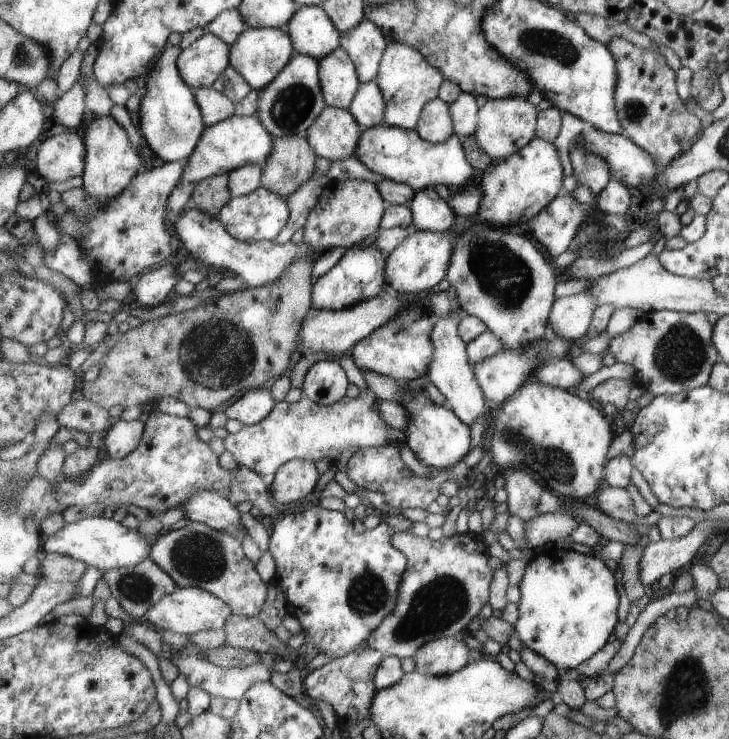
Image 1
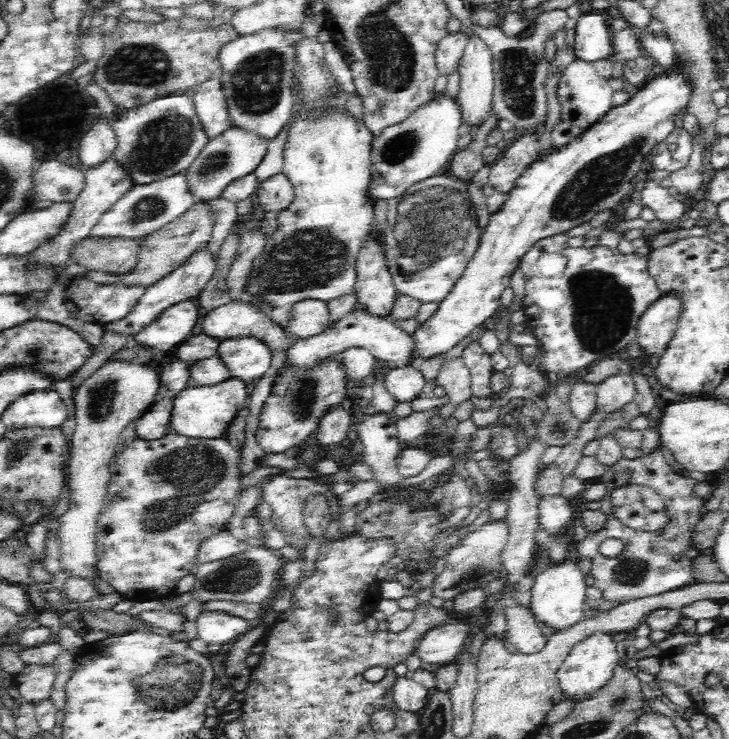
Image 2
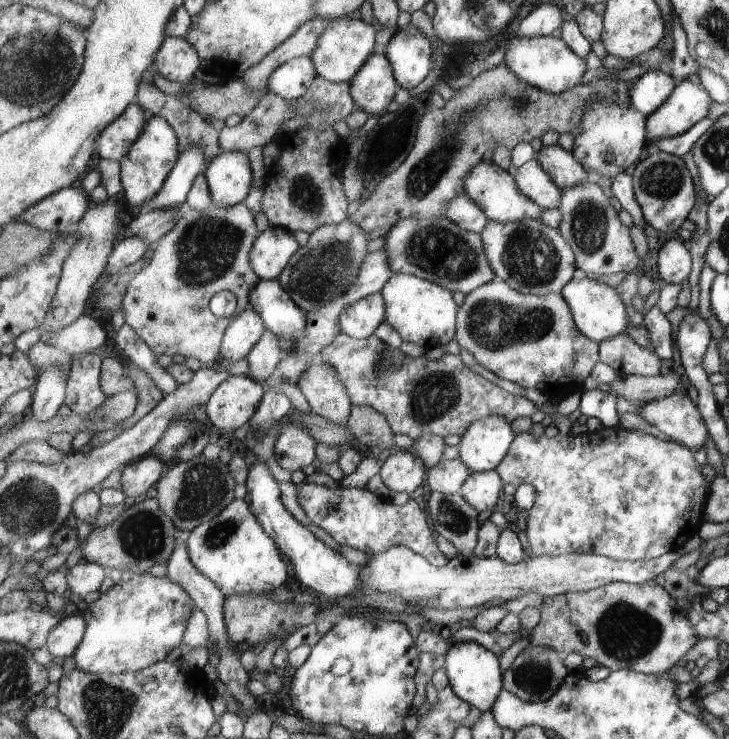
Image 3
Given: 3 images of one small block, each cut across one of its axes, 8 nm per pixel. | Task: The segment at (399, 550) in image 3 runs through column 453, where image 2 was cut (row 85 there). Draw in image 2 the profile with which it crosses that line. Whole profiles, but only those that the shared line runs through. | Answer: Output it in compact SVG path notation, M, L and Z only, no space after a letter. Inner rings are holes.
M576 58L563 71L555 92L562 111L558 124L550 133L552 146L563 147L567 145L572 139L579 137L585 130L590 129L596 122L604 118L614 108L614 93L615 91L608 85L608 79L598 75L592 63Z

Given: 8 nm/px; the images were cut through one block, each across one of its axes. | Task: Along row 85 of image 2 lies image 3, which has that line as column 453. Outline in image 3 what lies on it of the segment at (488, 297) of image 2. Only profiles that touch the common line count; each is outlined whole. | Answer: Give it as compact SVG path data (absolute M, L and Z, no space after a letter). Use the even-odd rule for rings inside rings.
M476 641L457 642L445 656L445 672L451 688L480 712L489 712L503 692L503 668L501 657L485 650Z

